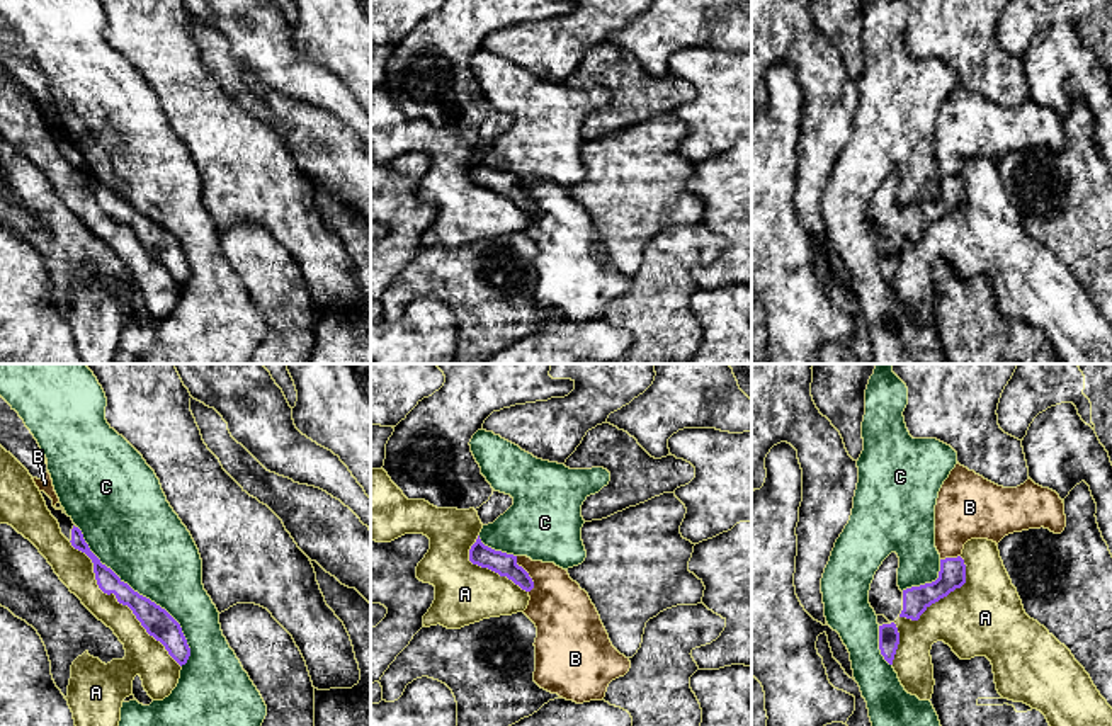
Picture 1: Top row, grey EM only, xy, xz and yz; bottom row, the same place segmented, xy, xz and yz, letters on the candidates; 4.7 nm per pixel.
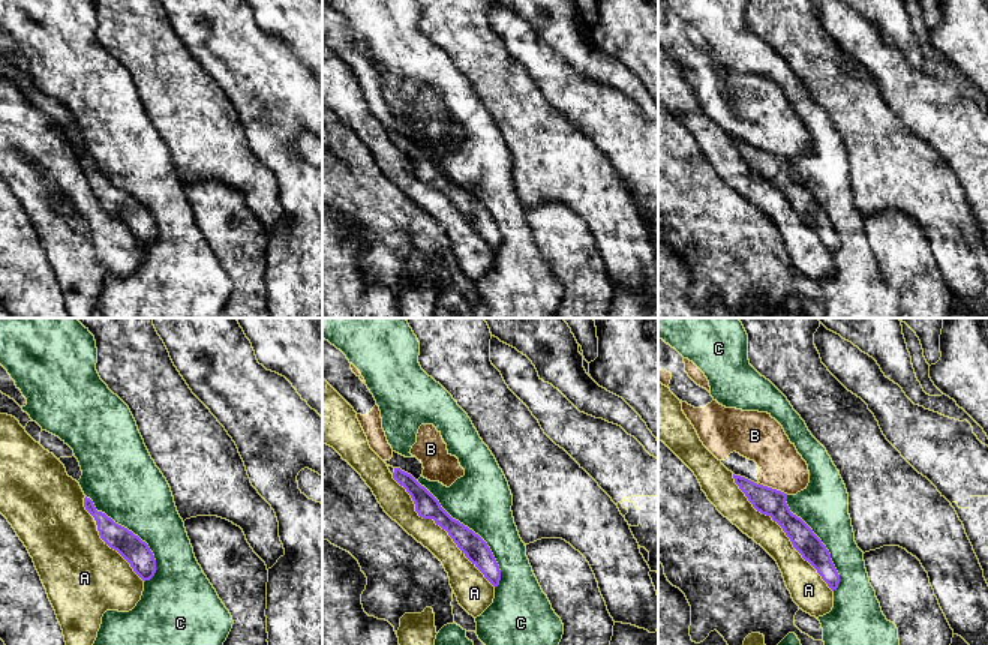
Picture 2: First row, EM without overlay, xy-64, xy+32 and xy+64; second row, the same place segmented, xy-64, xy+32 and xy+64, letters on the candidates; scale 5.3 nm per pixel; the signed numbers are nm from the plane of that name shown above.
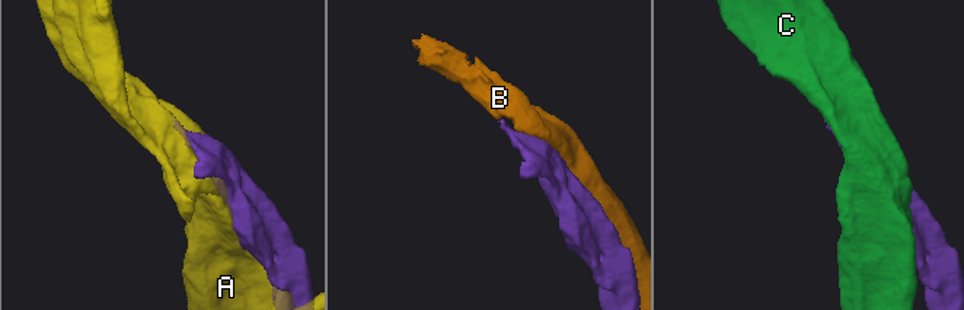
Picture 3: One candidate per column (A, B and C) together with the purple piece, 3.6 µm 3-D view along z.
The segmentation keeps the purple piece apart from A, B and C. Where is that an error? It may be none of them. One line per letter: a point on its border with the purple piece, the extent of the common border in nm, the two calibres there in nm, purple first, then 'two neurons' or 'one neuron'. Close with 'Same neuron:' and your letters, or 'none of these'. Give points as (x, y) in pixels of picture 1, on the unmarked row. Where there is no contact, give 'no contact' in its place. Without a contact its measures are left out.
A: contact xy (119, 221); length 800 nm; calibres 140 and 160 nm; two neurons
B: contact xz (527, 194); length 190 nm; calibres 110 and 280 nm; two neurons
C: contact xy (141, 215); length 850 nm; calibres 140 and 400 nm; two neurons
Same neuron: none of these

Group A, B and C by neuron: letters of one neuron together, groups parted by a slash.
A / B / C

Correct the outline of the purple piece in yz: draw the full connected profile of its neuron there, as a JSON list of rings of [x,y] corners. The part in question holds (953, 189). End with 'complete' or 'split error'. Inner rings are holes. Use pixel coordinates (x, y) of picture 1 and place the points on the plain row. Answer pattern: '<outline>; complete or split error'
[[[961,175],[940,179],[939,197],[932,202],[903,209],[903,230],[899,236],[918,240],[935,221],[966,202],[966,184]]]; complete

